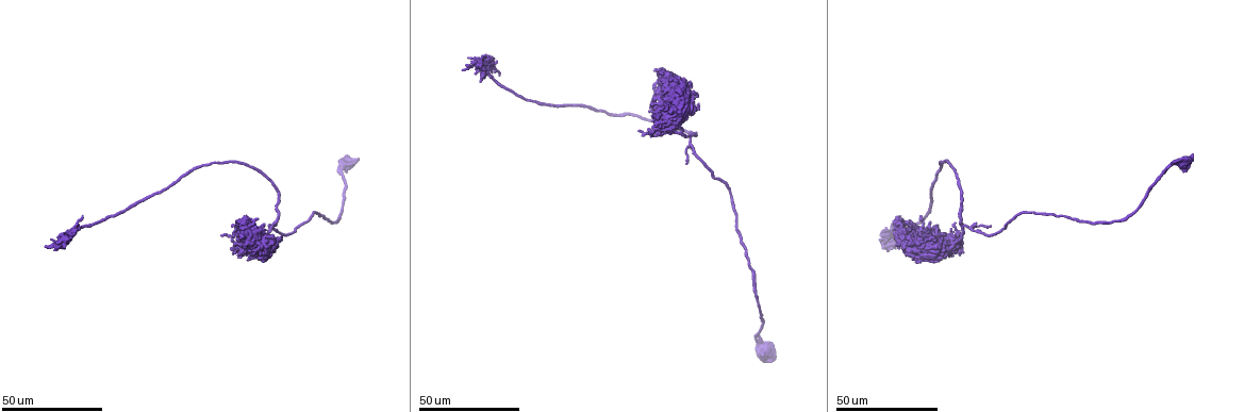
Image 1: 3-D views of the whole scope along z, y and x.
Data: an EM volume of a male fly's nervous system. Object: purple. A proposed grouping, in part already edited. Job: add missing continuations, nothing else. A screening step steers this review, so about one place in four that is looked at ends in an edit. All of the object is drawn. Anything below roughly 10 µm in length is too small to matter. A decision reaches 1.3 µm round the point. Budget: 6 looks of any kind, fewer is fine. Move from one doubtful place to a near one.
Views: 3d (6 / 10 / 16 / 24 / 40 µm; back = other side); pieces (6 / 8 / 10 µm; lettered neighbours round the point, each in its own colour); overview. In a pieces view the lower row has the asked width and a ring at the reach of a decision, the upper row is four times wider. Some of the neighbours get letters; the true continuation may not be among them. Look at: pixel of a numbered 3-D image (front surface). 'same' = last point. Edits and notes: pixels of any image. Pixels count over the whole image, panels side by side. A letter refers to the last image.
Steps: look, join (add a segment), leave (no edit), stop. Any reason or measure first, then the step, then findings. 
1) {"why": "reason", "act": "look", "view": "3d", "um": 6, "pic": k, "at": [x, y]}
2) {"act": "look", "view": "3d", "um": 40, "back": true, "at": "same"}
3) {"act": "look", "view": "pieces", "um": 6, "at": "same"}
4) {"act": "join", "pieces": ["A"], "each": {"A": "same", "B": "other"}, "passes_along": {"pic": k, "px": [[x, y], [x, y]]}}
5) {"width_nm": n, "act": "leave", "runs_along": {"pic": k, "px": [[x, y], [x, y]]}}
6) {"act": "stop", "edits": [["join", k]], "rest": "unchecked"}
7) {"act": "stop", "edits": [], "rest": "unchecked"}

{"why": "branch stops here", "act": "look", "view": "3d", "um": 24, "pic": 1, "at": [57, 236]}

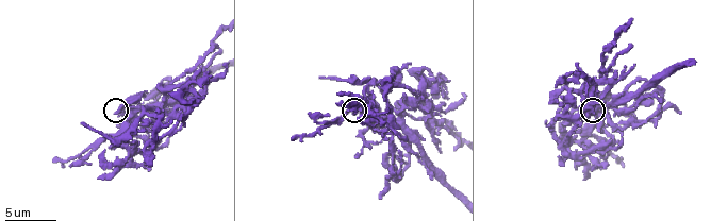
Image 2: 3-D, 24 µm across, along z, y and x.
{"act": "look", "view": "3d", "um": 10, "pic": 2, "at": [116, 113]}

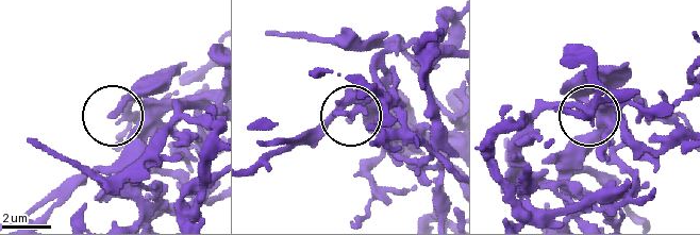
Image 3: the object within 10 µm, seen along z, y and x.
{"act": "look", "view": "pieces", "um": 10, "pic": 3, "at": [110, 114]}

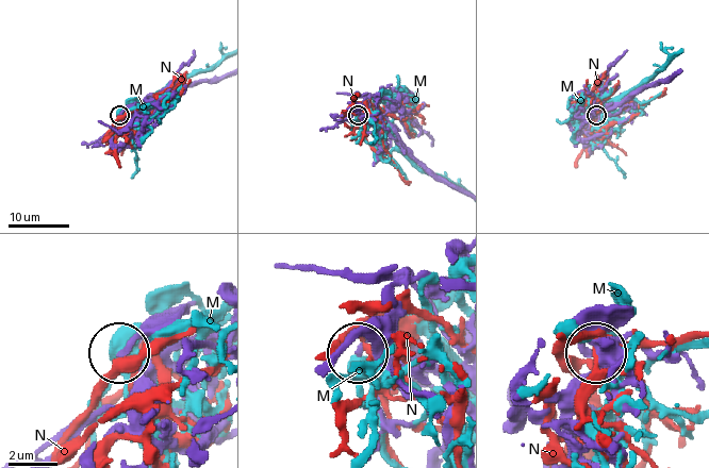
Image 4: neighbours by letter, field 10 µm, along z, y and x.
{"width_nm": 250, "act": "leave", "each": {"M": "other", "N": "other"}, "found": "none of them fits"}

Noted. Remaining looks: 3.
{"why": "free end", "act": "look", "view": "3d", "um": 6, "pic": 2, "at": [103, 150]}

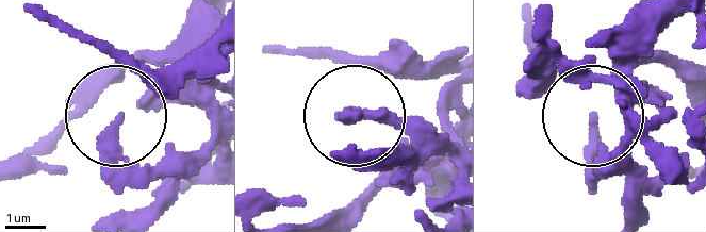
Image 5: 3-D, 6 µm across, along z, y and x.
{"act": "look", "view": "pieces", "um": 8, "pic": 5, "at": [594, 119]}

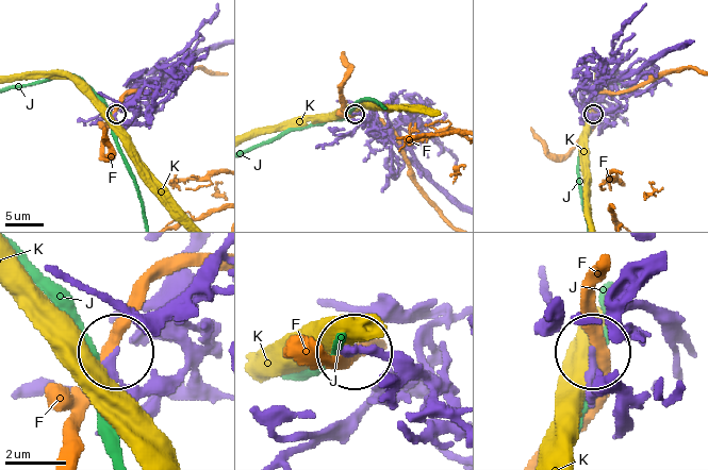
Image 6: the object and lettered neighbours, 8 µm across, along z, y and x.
{"width_nm": 230, "act": "leave", "each": {"F": "other", "J": "other", "K": "other"}, "found": "none of them fits"}

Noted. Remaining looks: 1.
{"act": "stop", "edits": [], "rest": "unchecked"}

